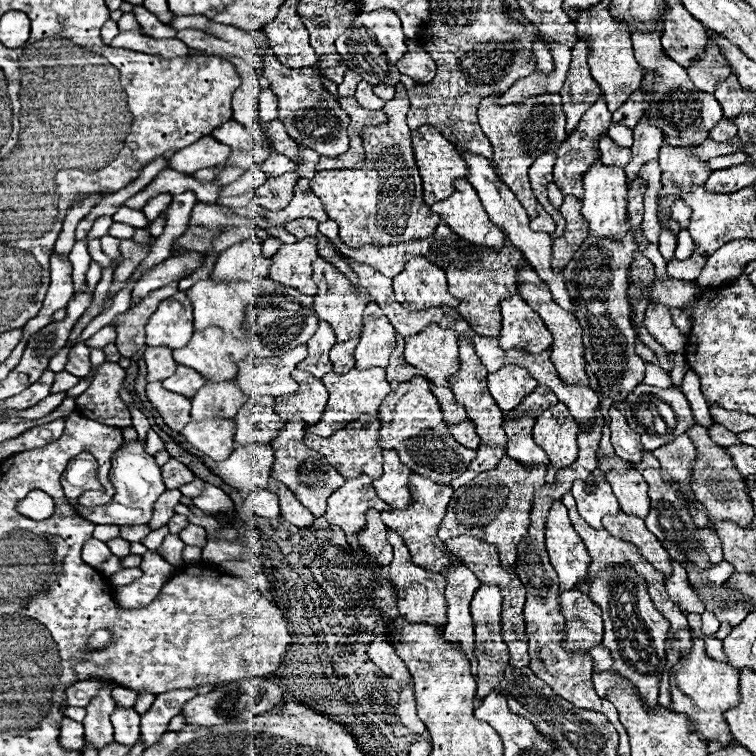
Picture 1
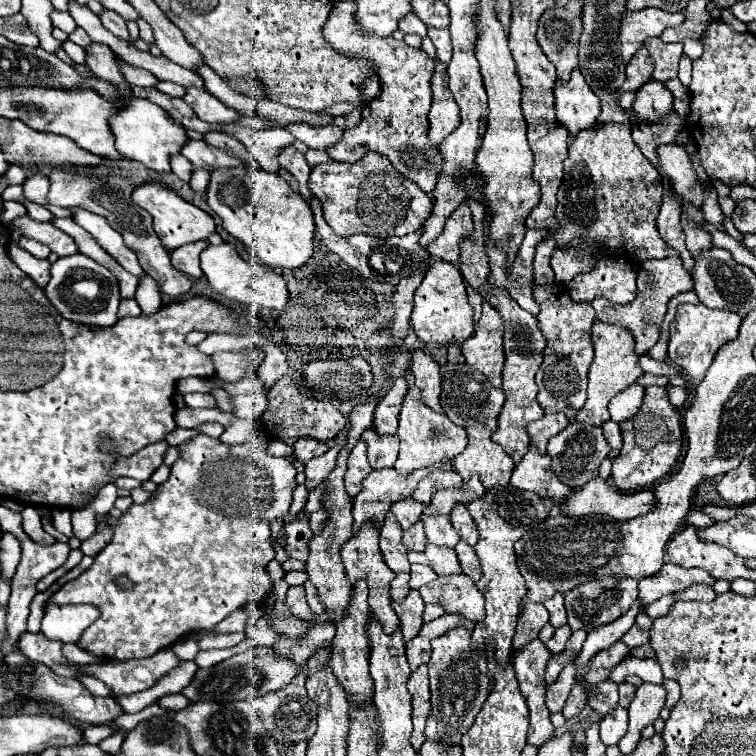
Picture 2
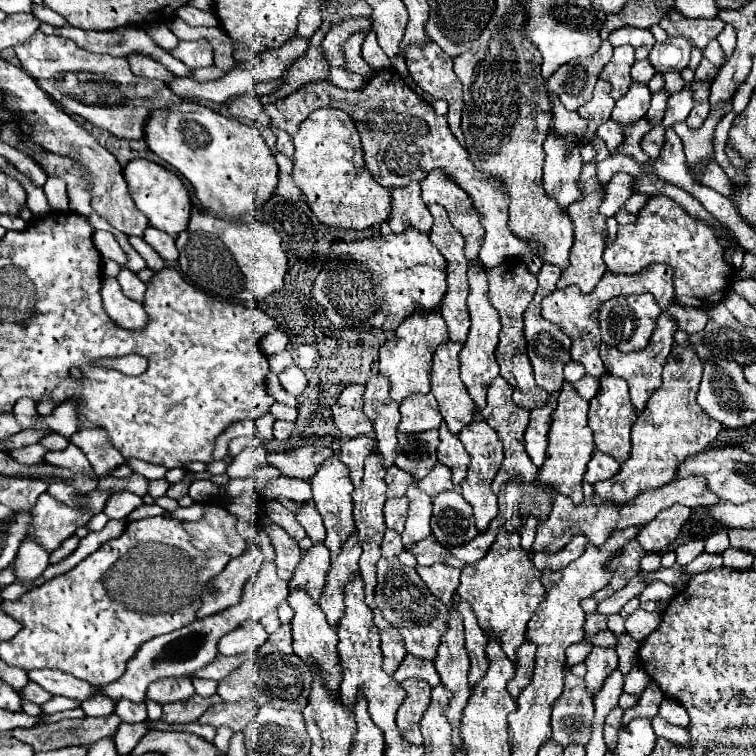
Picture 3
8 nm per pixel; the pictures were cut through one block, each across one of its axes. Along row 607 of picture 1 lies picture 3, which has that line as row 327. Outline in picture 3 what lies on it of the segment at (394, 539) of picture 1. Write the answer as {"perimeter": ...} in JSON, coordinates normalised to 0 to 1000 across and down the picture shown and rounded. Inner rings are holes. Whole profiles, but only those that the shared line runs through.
{"perimeter":[[[553,410],[540,418],[521,439],[521,447],[511,450],[503,458],[503,492],[516,500],[516,524],[529,532],[542,521],[563,521],[569,519],[569,481],[571,468],[579,455],[593,450],[590,426],[579,413]]]}

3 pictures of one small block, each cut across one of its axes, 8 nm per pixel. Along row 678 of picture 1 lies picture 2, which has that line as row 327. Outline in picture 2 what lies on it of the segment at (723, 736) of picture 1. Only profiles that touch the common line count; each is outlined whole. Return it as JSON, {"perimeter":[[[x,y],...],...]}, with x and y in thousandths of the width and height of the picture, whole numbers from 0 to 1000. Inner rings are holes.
{"perimeter":[[[902,402],[902,407],[894,410],[894,421],[886,429],[884,471],[892,481],[897,481],[905,489],[905,495],[910,497],[907,503],[913,505],[913,513],[921,513],[929,505],[950,460],[955,455],[976,447],[979,426],[981,426],[981,421],[974,413],[939,410],[931,402]]]}

